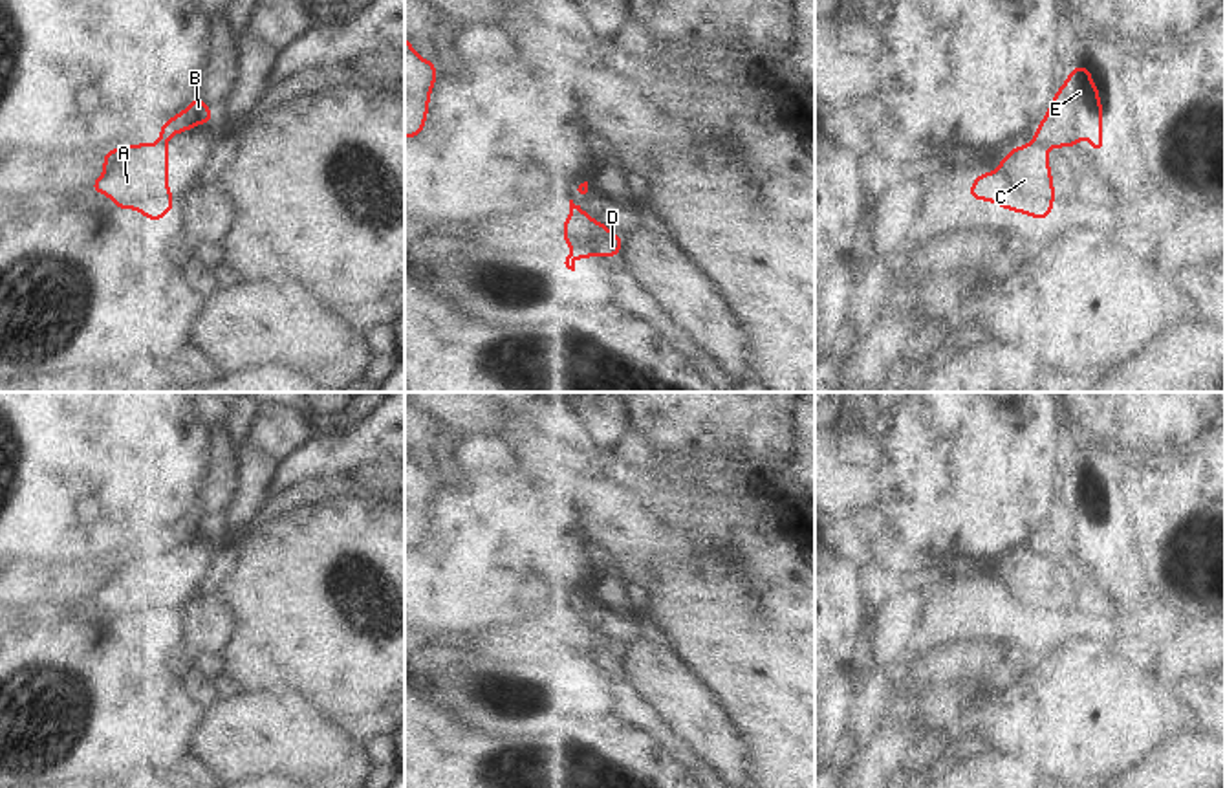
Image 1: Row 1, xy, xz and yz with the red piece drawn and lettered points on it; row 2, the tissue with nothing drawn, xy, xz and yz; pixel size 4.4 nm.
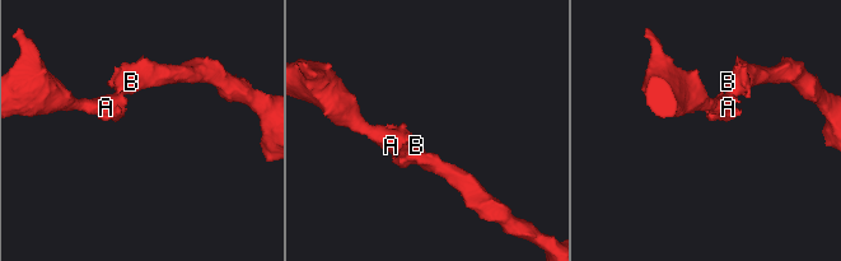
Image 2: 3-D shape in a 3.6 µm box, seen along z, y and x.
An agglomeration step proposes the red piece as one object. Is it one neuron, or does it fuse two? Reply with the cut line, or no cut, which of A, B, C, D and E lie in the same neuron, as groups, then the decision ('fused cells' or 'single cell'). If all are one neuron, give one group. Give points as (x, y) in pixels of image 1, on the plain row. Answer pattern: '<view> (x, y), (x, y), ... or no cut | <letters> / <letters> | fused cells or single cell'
yz (1035, 547), (1051, 556) | A C / B D E | fused cells

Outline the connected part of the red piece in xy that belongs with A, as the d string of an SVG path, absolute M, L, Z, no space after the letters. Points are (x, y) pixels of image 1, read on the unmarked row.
M134 553L103 564L103 585L90 599L108 607L117 621L132 619L150 632L161 632L174 619L168 599L168 553Z

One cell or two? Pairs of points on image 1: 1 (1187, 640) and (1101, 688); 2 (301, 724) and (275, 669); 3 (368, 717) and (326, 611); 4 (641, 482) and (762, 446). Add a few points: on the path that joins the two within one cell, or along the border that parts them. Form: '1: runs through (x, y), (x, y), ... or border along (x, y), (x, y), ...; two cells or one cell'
1: border along (1145, 645), (1143, 671), (1170, 699); two cells
2: border along (242, 691), (299, 689), (321, 710); two cells
3: runs through (368, 691), (368, 653), (352, 636); one cell
4: border along (647, 475), (652, 484), (652, 497); two cells

